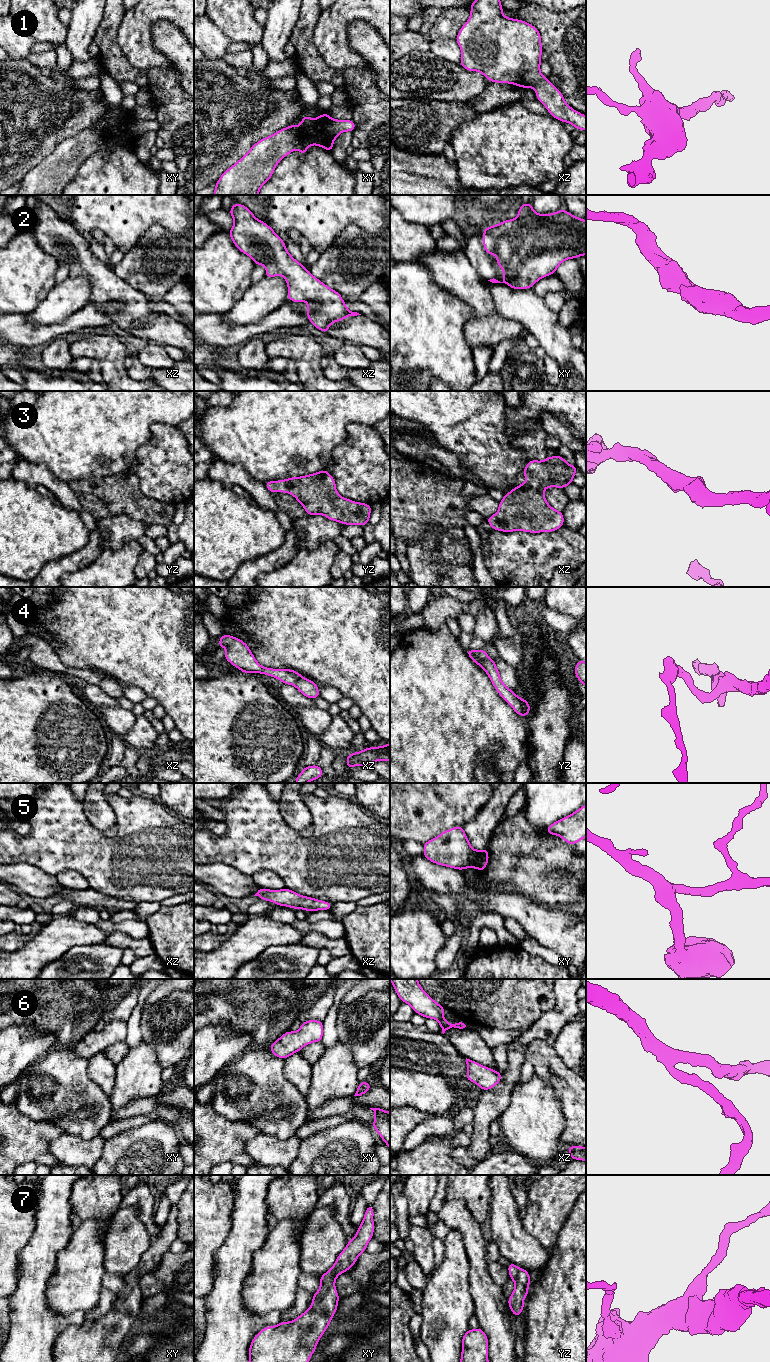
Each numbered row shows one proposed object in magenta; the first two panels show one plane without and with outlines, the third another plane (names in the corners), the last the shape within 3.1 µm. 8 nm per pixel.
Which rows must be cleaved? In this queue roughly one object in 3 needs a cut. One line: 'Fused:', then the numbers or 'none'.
Fused: 4

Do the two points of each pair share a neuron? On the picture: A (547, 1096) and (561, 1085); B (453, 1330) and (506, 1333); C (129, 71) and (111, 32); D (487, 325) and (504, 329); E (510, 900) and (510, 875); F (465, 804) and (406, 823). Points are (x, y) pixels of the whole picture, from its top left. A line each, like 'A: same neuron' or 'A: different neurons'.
A: different neurons
B: different neurons
C: same neuron
D: same neuron
E: different neurons
F: same neuron

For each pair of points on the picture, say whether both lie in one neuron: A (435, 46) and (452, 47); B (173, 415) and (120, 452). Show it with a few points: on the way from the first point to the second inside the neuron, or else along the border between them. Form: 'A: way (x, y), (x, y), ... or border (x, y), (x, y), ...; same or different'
A: way (439, 47), (448, 47); same
B: way (159, 415), (153, 415), (130, 438); same

